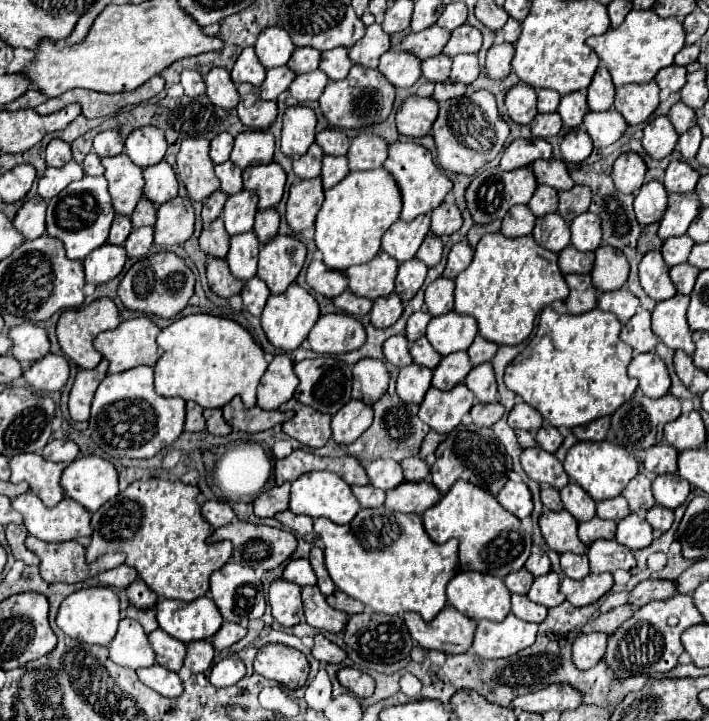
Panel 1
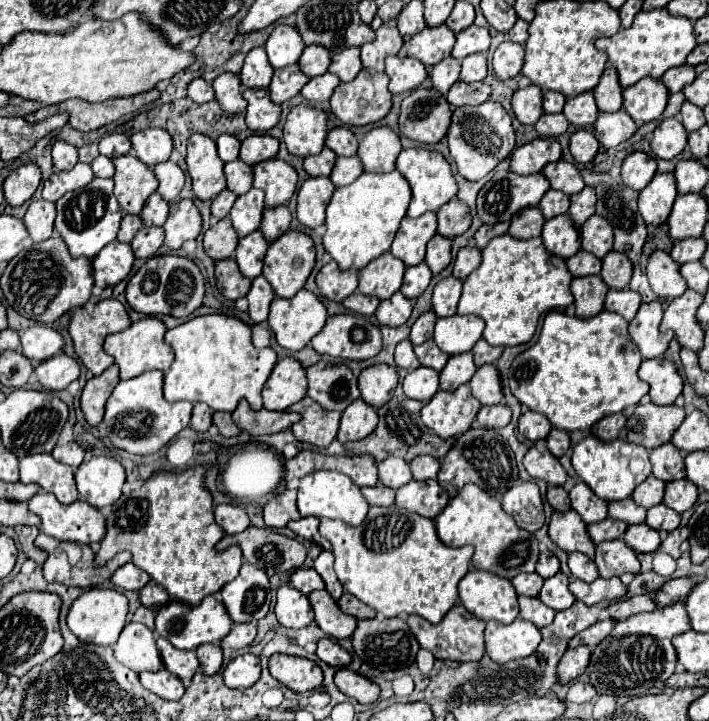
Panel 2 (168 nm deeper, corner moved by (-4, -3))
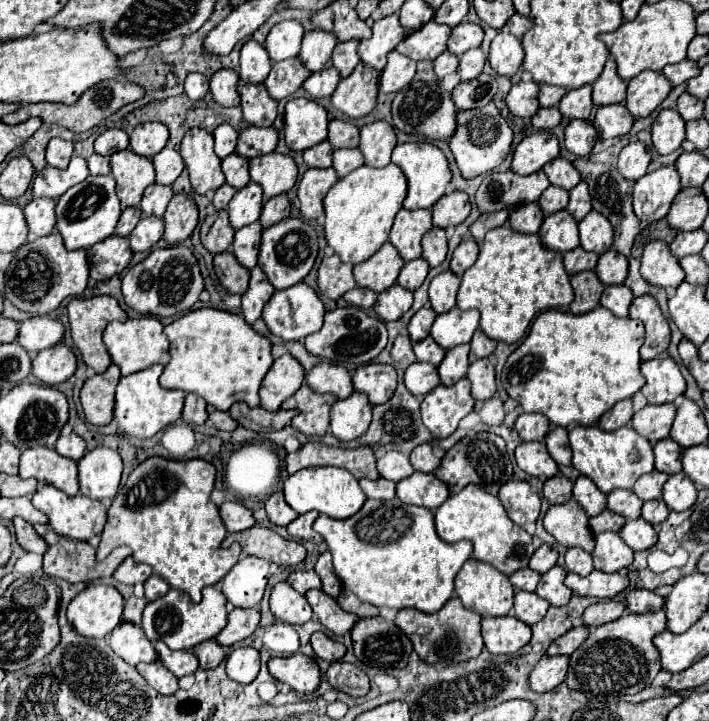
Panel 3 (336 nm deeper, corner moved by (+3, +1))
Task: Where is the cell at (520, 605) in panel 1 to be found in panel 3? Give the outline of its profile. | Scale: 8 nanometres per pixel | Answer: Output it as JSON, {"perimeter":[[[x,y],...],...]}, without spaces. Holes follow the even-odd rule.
{"perimeter":[[[515,592],[515,606],[513,606],[513,614],[523,620],[525,624],[533,626],[535,622],[539,622],[545,612],[549,608],[549,602],[539,598],[533,592]]]}

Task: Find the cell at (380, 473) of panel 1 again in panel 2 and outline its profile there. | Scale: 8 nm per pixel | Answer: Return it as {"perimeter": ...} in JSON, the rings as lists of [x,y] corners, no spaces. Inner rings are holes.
{"perimeter":[[[396,456],[386,458],[384,462],[378,464],[378,476],[380,482],[388,488],[400,488],[412,480],[412,472],[406,460],[398,460]]]}

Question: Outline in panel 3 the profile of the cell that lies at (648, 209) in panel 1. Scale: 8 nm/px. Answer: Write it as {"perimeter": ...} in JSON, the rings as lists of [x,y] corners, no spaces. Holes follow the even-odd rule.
{"perimeter":[[[661,166],[653,172],[647,172],[633,188],[633,210],[641,222],[661,220],[681,190],[679,174],[675,166]]]}

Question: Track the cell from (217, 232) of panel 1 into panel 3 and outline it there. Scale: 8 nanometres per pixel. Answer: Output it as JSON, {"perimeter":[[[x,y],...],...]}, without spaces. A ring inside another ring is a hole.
{"perimeter":[[[219,210],[213,216],[207,216],[205,222],[201,224],[201,232],[199,234],[201,234],[201,244],[211,254],[219,254],[219,252],[229,250],[235,230],[229,224],[227,210]]]}

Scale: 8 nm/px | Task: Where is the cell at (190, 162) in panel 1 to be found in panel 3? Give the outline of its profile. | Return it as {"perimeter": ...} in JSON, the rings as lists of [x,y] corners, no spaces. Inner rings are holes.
{"perimeter":[[[191,128],[185,134],[179,152],[189,170],[191,186],[197,194],[217,190],[225,182],[221,160],[213,152],[213,136],[207,130]]]}

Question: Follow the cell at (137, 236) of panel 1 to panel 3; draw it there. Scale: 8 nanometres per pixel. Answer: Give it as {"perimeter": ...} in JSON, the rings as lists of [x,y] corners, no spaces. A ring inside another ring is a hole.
{"perimeter":[[[155,216],[143,218],[143,220],[135,226],[135,230],[131,232],[131,236],[129,236],[131,250],[133,250],[133,252],[151,250],[161,236],[163,236],[163,220],[161,220],[161,218],[155,218]]]}

